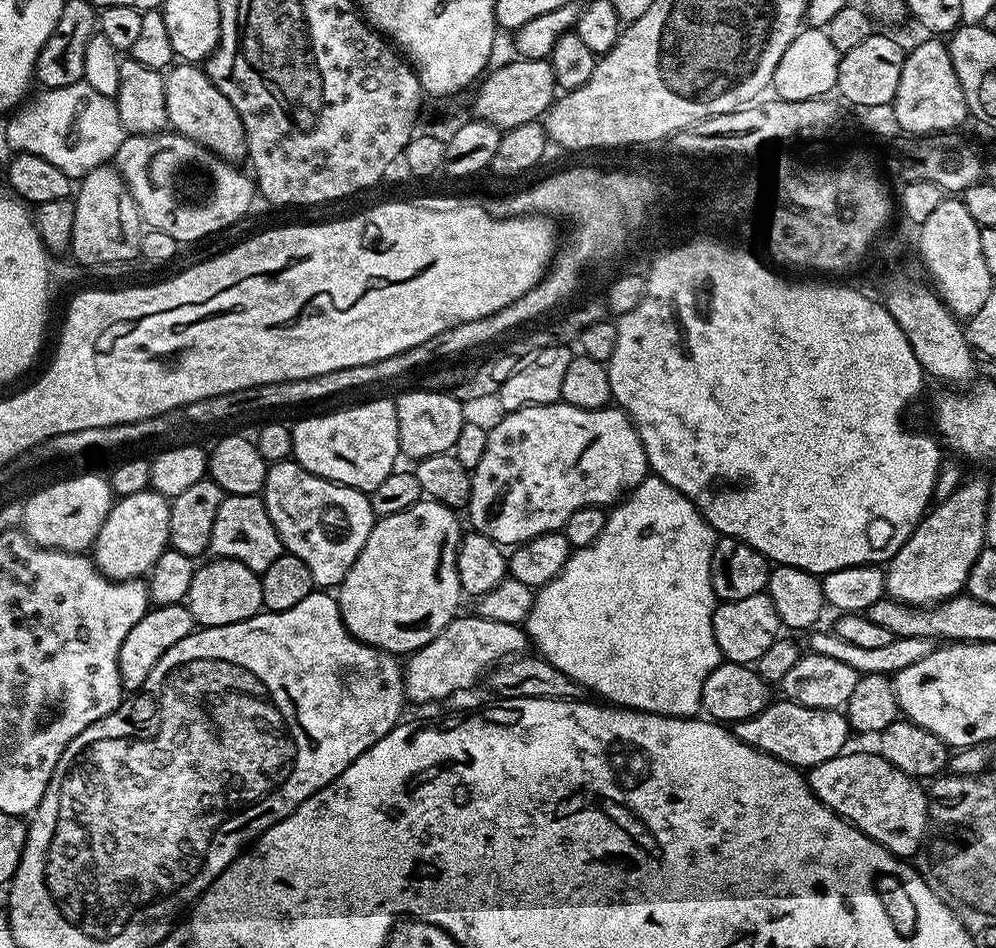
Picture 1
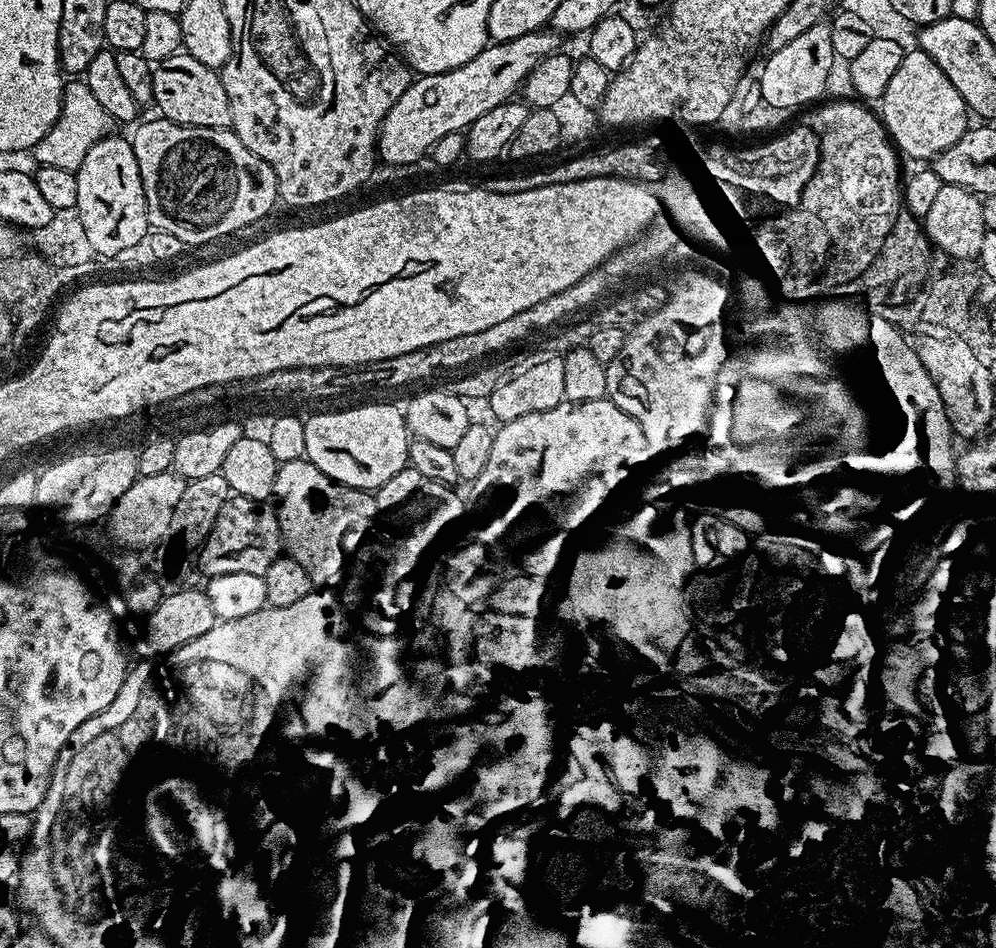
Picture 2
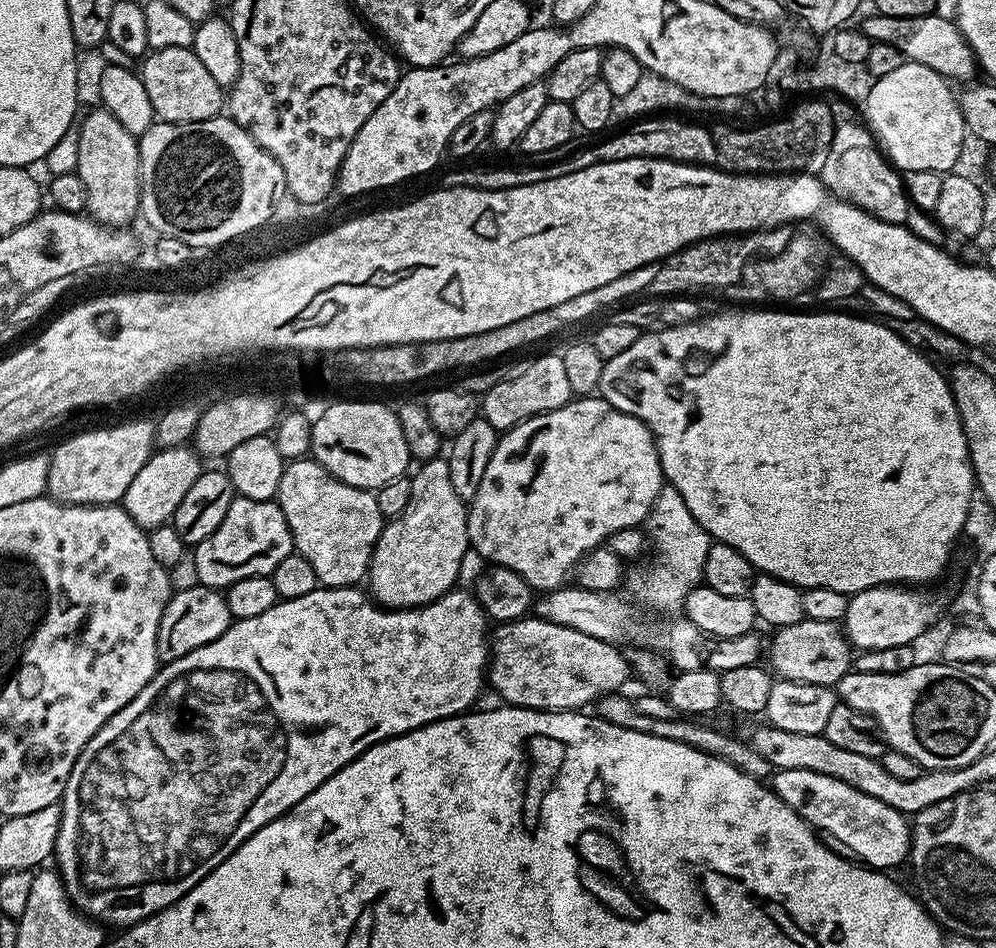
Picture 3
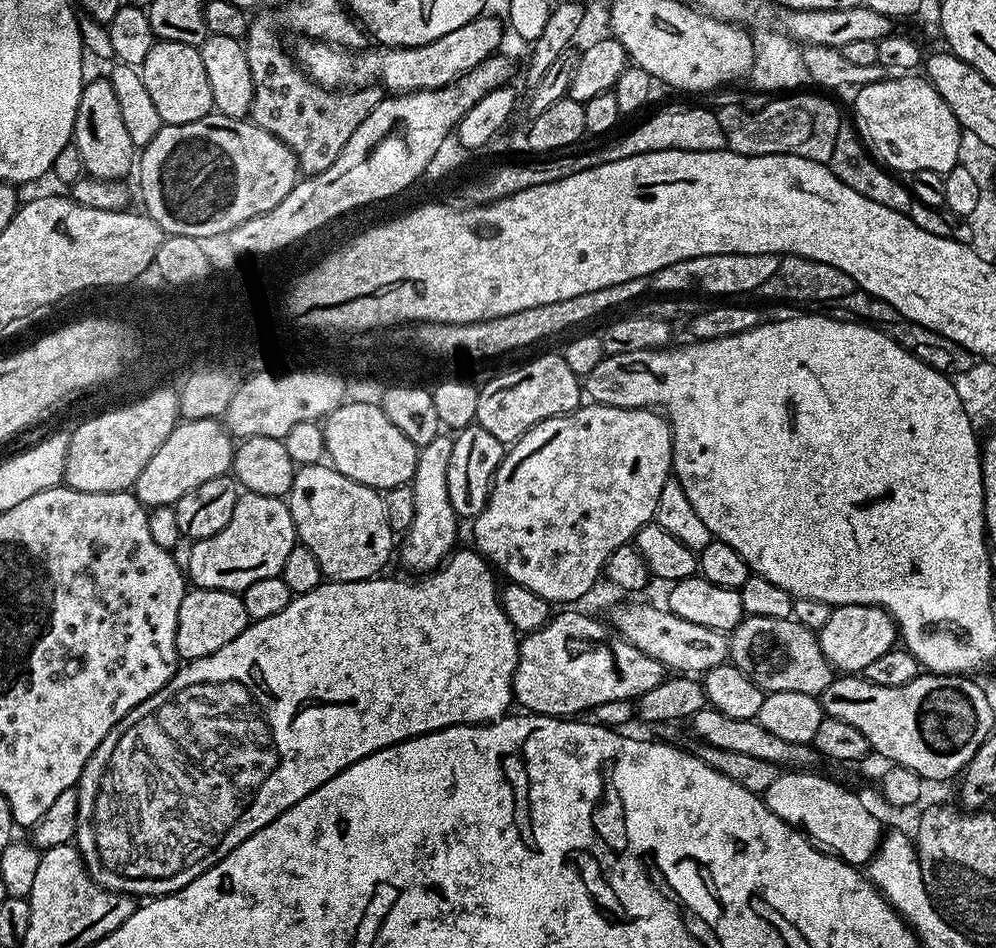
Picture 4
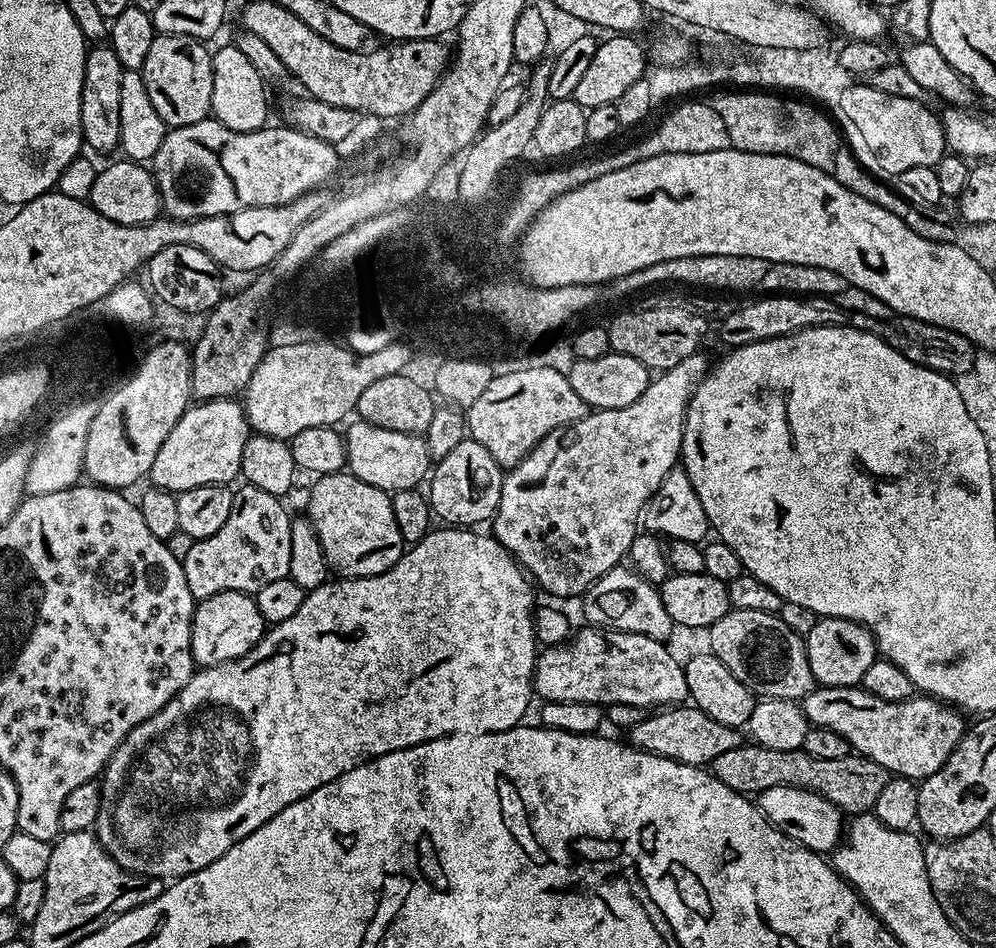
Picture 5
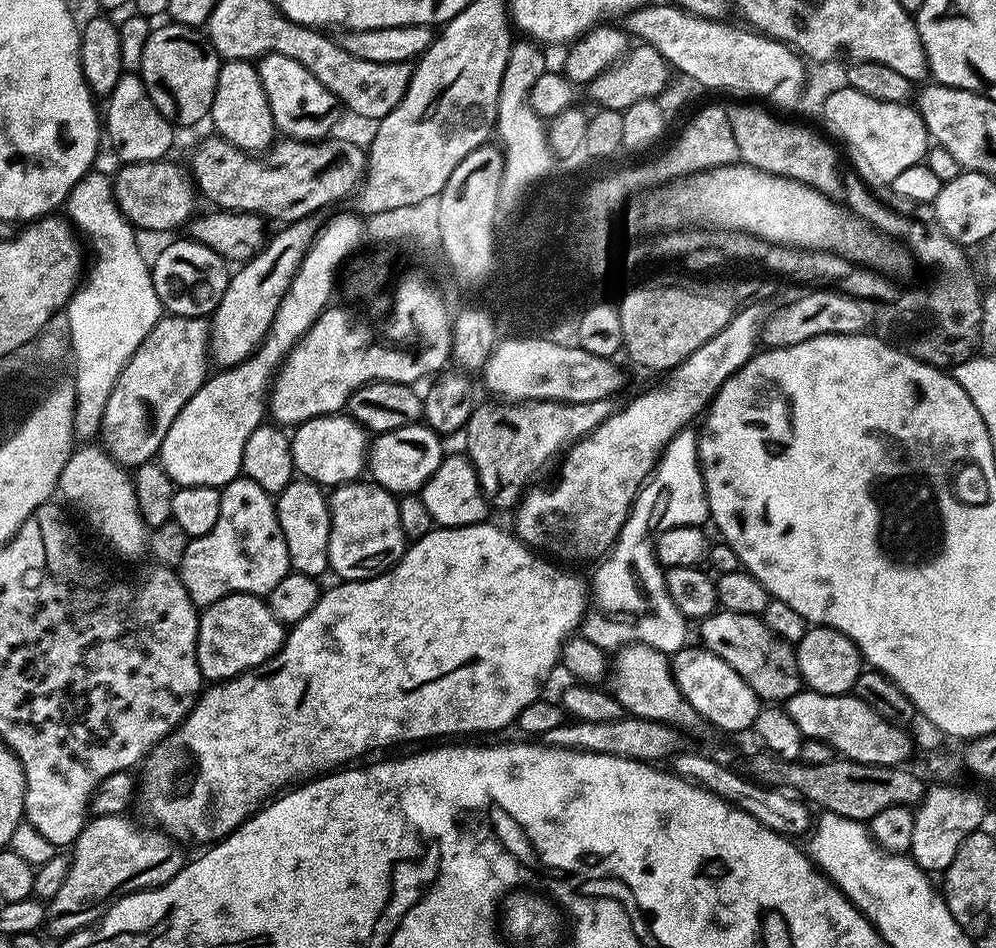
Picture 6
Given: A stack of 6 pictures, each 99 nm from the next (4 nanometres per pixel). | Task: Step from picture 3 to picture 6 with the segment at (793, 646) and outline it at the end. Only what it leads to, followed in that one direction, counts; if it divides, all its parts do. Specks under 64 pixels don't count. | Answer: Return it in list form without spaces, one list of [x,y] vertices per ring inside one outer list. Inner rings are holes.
[[[717,610],[705,620],[699,621],[698,628],[699,643],[718,658],[722,658],[726,666],[733,668],[761,701],[786,702],[801,691],[802,681],[796,670],[795,647],[774,634],[774,630],[765,626],[760,616]]]

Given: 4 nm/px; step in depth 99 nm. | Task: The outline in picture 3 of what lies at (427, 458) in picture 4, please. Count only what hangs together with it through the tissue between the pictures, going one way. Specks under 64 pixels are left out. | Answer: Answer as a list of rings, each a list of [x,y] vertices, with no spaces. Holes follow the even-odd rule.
[[[447,459],[423,461],[411,477],[412,493],[406,510],[384,525],[372,551],[366,588],[377,604],[386,608],[420,608],[457,587],[464,555],[469,555],[466,502],[450,486]]]

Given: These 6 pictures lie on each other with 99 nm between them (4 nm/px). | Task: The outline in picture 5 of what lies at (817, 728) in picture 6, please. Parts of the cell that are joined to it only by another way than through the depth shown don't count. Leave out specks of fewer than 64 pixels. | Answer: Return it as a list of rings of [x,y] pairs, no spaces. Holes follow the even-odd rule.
[[[817,686],[809,696],[804,697],[802,707],[809,725],[834,730],[834,734],[842,734],[842,738],[846,738],[853,753],[878,762],[878,766],[882,766],[890,774],[905,776],[906,779],[917,782],[934,774],[947,762],[966,731],[966,723],[964,724],[963,720],[965,717],[961,709],[927,694],[917,694],[912,699],[902,702],[886,702],[882,698],[874,698],[874,694],[870,694],[862,686],[851,688]]]

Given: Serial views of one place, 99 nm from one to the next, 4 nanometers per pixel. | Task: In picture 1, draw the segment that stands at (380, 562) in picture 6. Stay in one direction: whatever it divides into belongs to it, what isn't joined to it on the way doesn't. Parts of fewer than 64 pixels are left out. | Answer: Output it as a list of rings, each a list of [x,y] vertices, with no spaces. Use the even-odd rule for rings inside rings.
[[[289,458],[269,463],[262,499],[270,514],[270,522],[274,522],[274,530],[278,530],[281,545],[288,554],[296,555],[309,567],[313,585],[320,590],[332,590],[339,586],[350,566],[354,566],[362,546],[366,546],[366,538],[370,538],[374,517],[368,496],[356,488],[323,480]]]

